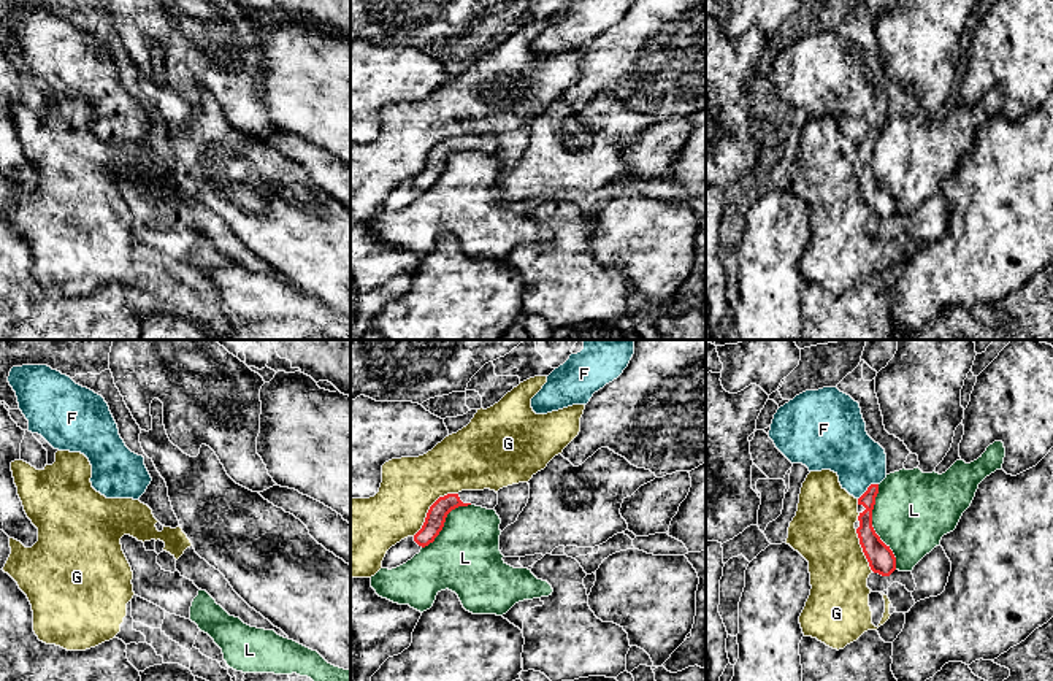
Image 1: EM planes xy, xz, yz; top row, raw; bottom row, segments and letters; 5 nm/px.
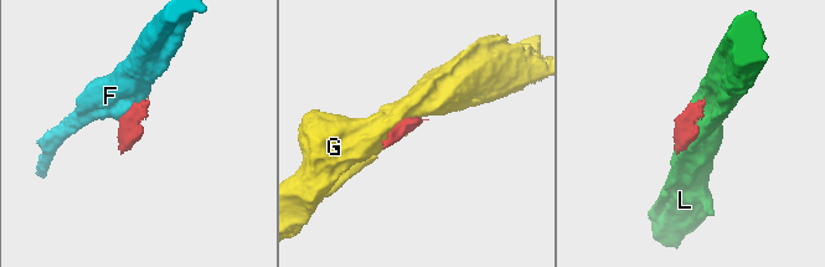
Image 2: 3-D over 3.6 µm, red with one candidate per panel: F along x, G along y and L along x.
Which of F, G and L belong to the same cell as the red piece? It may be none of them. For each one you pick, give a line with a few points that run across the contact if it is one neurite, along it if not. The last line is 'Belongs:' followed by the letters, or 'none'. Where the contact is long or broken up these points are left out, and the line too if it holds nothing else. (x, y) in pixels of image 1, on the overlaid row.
Belongs: none

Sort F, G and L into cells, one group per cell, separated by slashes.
F / G / L

